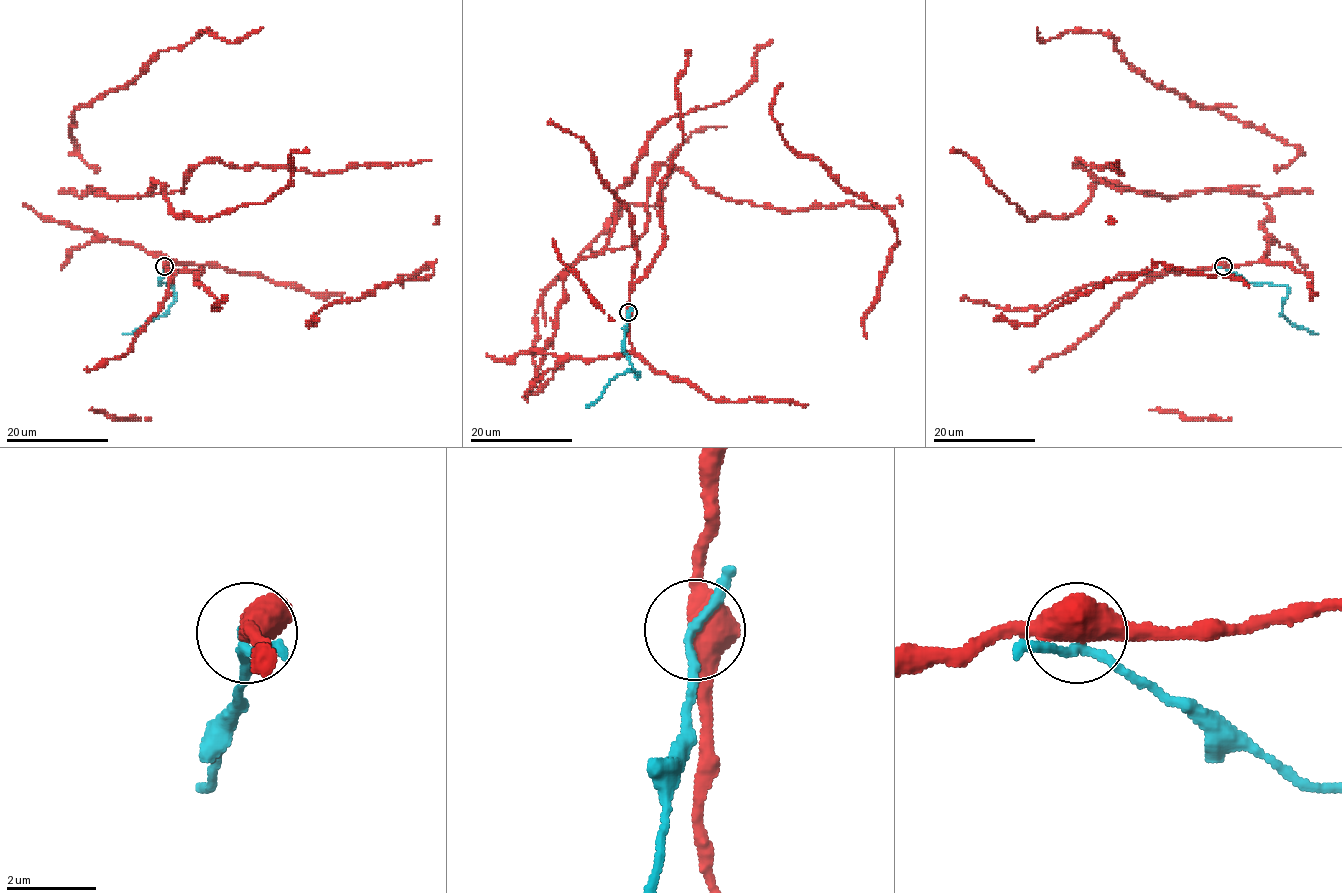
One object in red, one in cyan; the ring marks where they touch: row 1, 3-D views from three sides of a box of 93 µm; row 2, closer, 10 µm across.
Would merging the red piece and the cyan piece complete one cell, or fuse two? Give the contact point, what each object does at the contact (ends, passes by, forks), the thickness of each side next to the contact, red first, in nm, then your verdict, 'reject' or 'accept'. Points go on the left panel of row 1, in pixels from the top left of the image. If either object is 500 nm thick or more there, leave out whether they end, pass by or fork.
(164, 266) | red forks | cyan passes by | 480/170 nm | reject

